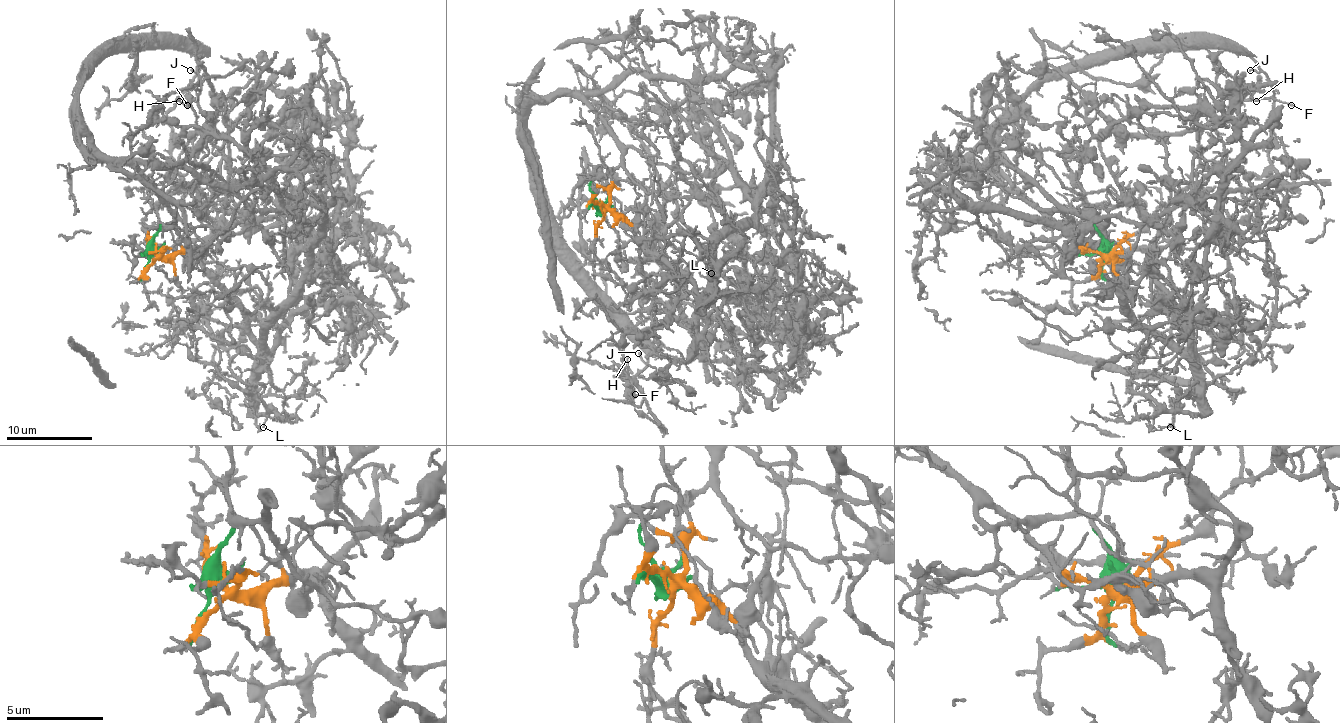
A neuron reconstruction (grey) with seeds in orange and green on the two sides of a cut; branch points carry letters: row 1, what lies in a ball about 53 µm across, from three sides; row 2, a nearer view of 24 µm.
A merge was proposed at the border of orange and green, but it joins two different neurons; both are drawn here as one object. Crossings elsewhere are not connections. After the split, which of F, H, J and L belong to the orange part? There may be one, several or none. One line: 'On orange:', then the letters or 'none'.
On orange: L

